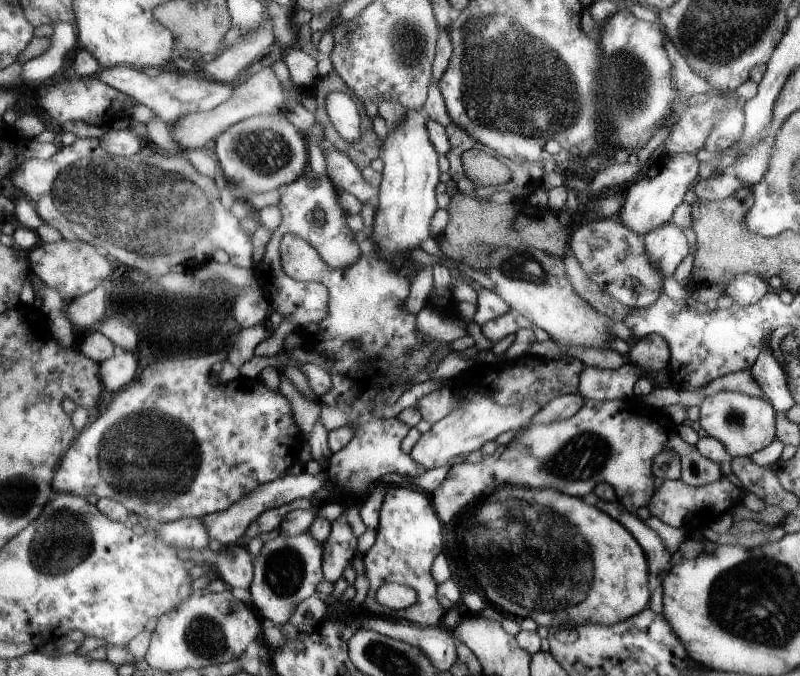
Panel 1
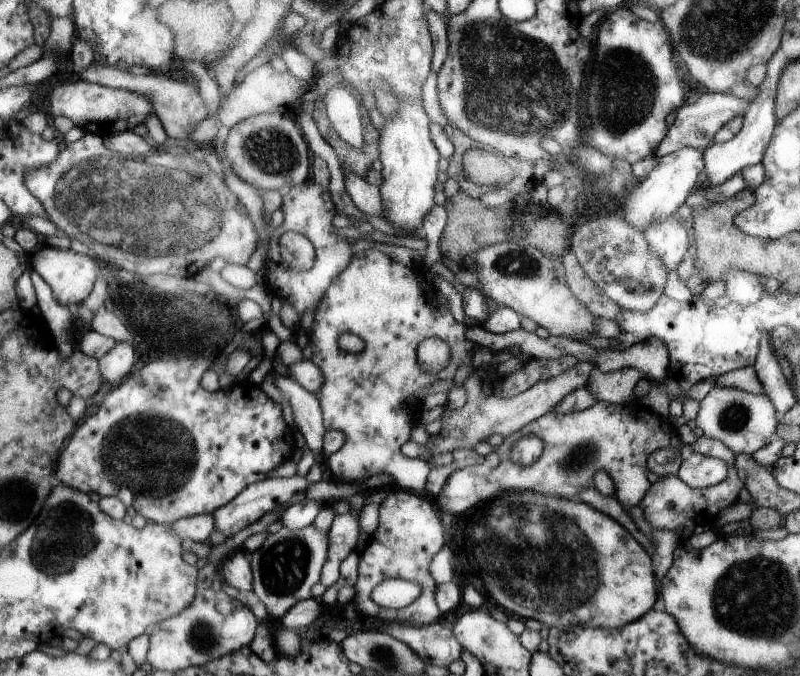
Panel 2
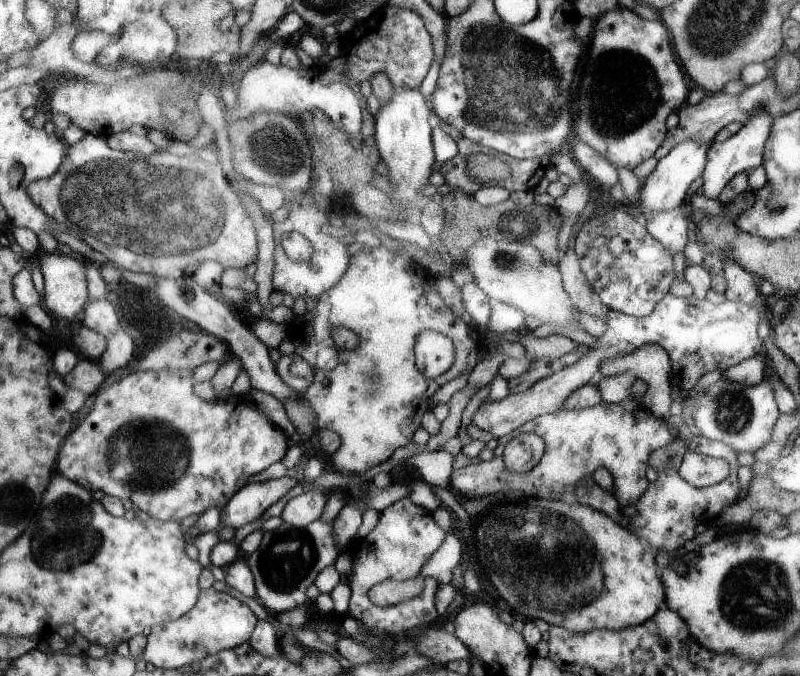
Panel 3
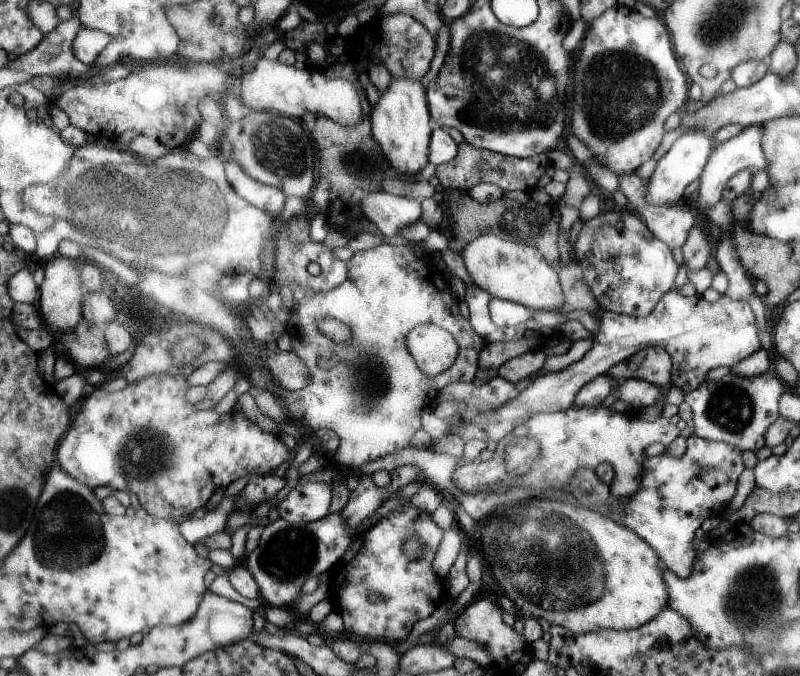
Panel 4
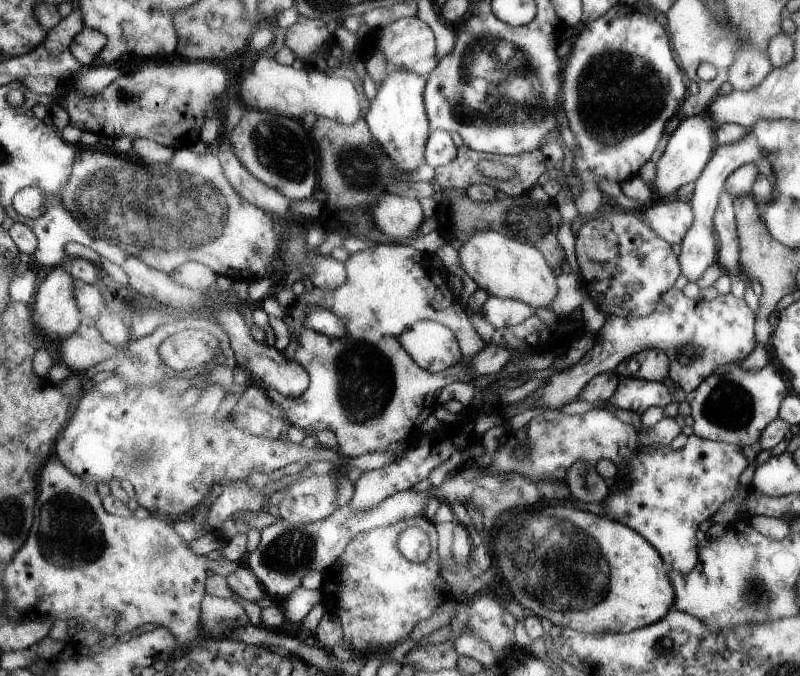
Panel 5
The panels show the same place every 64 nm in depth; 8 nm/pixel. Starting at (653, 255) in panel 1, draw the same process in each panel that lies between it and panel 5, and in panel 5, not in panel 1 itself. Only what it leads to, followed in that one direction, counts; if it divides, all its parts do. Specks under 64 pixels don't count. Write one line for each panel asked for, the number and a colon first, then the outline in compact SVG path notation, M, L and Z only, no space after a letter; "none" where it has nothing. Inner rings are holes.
2: M675 214L667 216L667 218L661 218L657 222L651 222L643 230L645 240L649 240L653 250L663 256L669 270L677 270L681 258L687 256L687 250L689 250L689 244L691 244L683 224L677 222L673 216Z
3: M681 208L669 212L643 212L643 218L647 222L645 228L649 230L649 234L679 258L689 242L687 218L681 214Z
4: M677 202L675 206L647 204L639 210L639 214L645 218L645 224L653 232L653 236L675 252L679 252L679 248L687 242L689 230L697 224L693 208L683 202Z
5: M661 198L649 204L641 218L645 224L649 224L665 242L671 242L671 246L679 246L683 236L687 234L689 226L693 224L693 208L687 200L675 200L675 198Z

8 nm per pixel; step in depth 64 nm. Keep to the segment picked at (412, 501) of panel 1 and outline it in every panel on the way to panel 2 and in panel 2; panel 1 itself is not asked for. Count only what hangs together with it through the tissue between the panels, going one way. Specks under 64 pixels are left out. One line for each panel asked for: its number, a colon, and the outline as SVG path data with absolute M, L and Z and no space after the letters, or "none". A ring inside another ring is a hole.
2: M395 490L383 504L381 504L381 526L377 532L369 538L363 538L357 548L359 556L359 578L355 582L357 596L353 602L353 608L359 618L367 620L377 620L377 630L383 626L415 626L415 628L425 628L437 622L443 622L443 612L441 606L437 604L437 590L439 582L431 574L431 562L435 556L443 550L447 544L445 536L445 522L439 514L439 508L435 502L425 500L419 494L407 492L407 490ZM387 578L391 580L409 580L417 582L423 586L423 596L415 600L407 608L383 608L373 600L373 590L385 582Z

